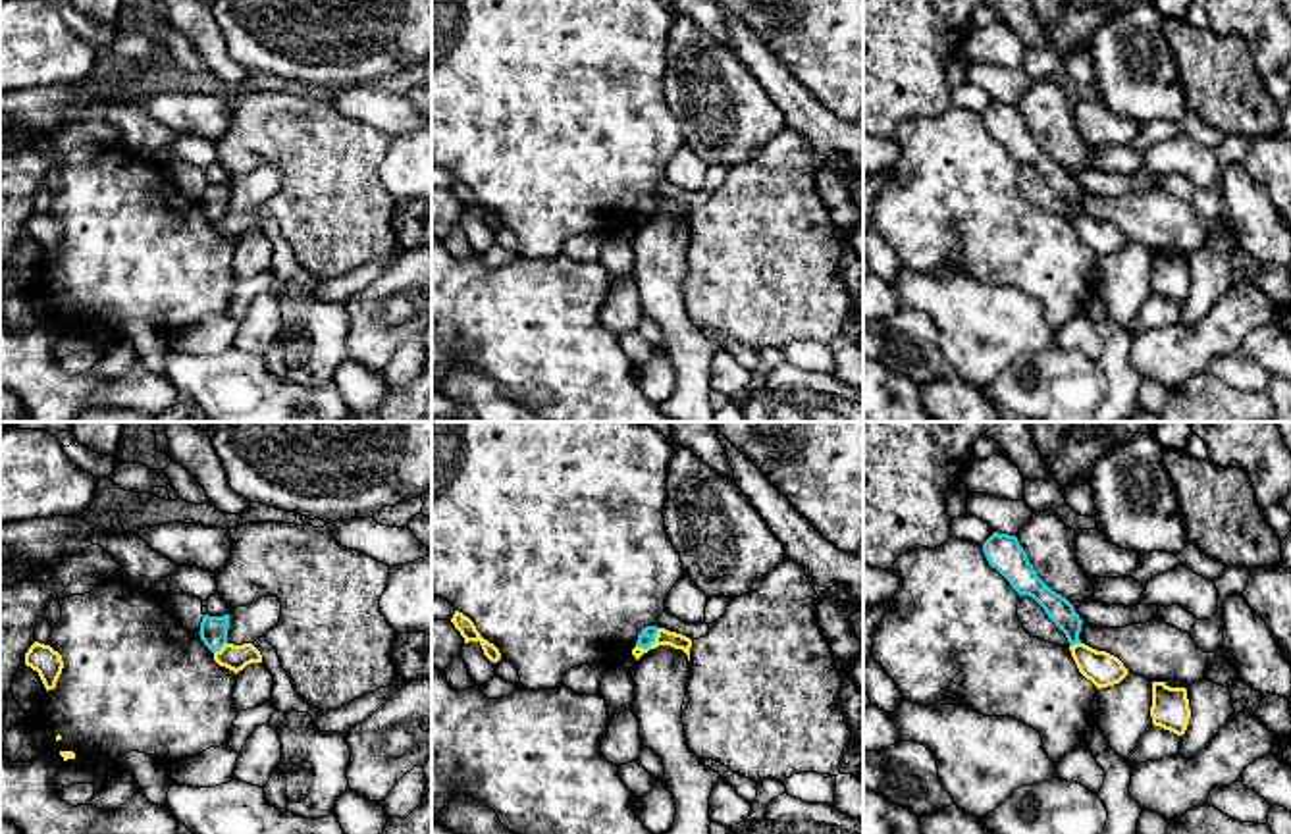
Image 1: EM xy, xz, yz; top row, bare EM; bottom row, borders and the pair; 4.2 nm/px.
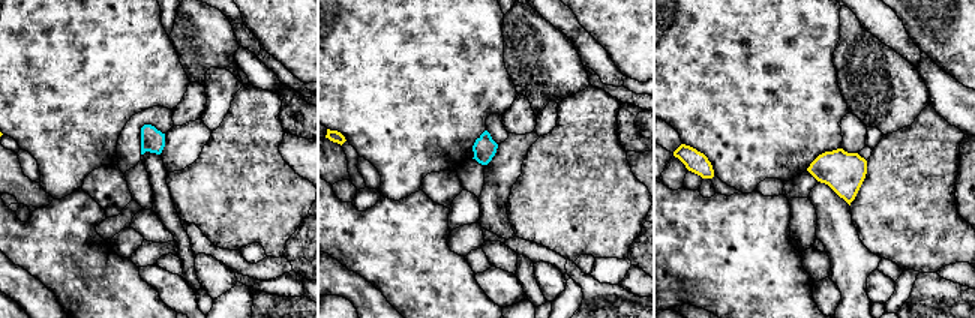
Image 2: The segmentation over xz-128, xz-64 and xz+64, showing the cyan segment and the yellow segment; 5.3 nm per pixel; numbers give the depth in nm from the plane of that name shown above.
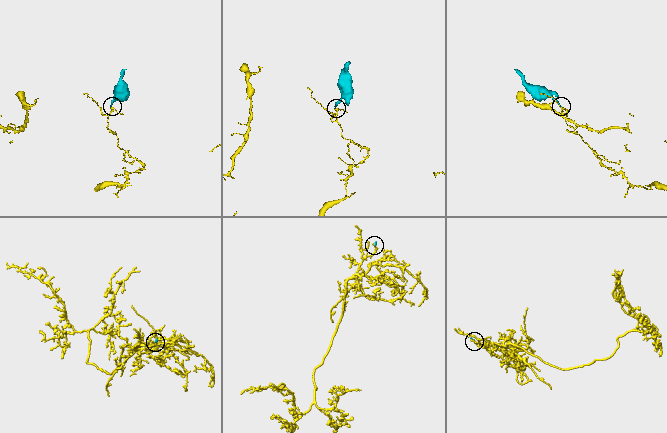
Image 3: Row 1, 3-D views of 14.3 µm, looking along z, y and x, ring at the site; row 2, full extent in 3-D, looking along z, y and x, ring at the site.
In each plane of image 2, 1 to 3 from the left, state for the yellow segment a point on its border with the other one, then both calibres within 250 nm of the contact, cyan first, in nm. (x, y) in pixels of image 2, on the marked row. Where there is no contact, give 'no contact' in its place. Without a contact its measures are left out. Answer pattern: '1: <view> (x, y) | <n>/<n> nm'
1: no contact
2: no contact
3: no contact

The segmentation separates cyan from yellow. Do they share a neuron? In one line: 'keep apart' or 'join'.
keep apart

